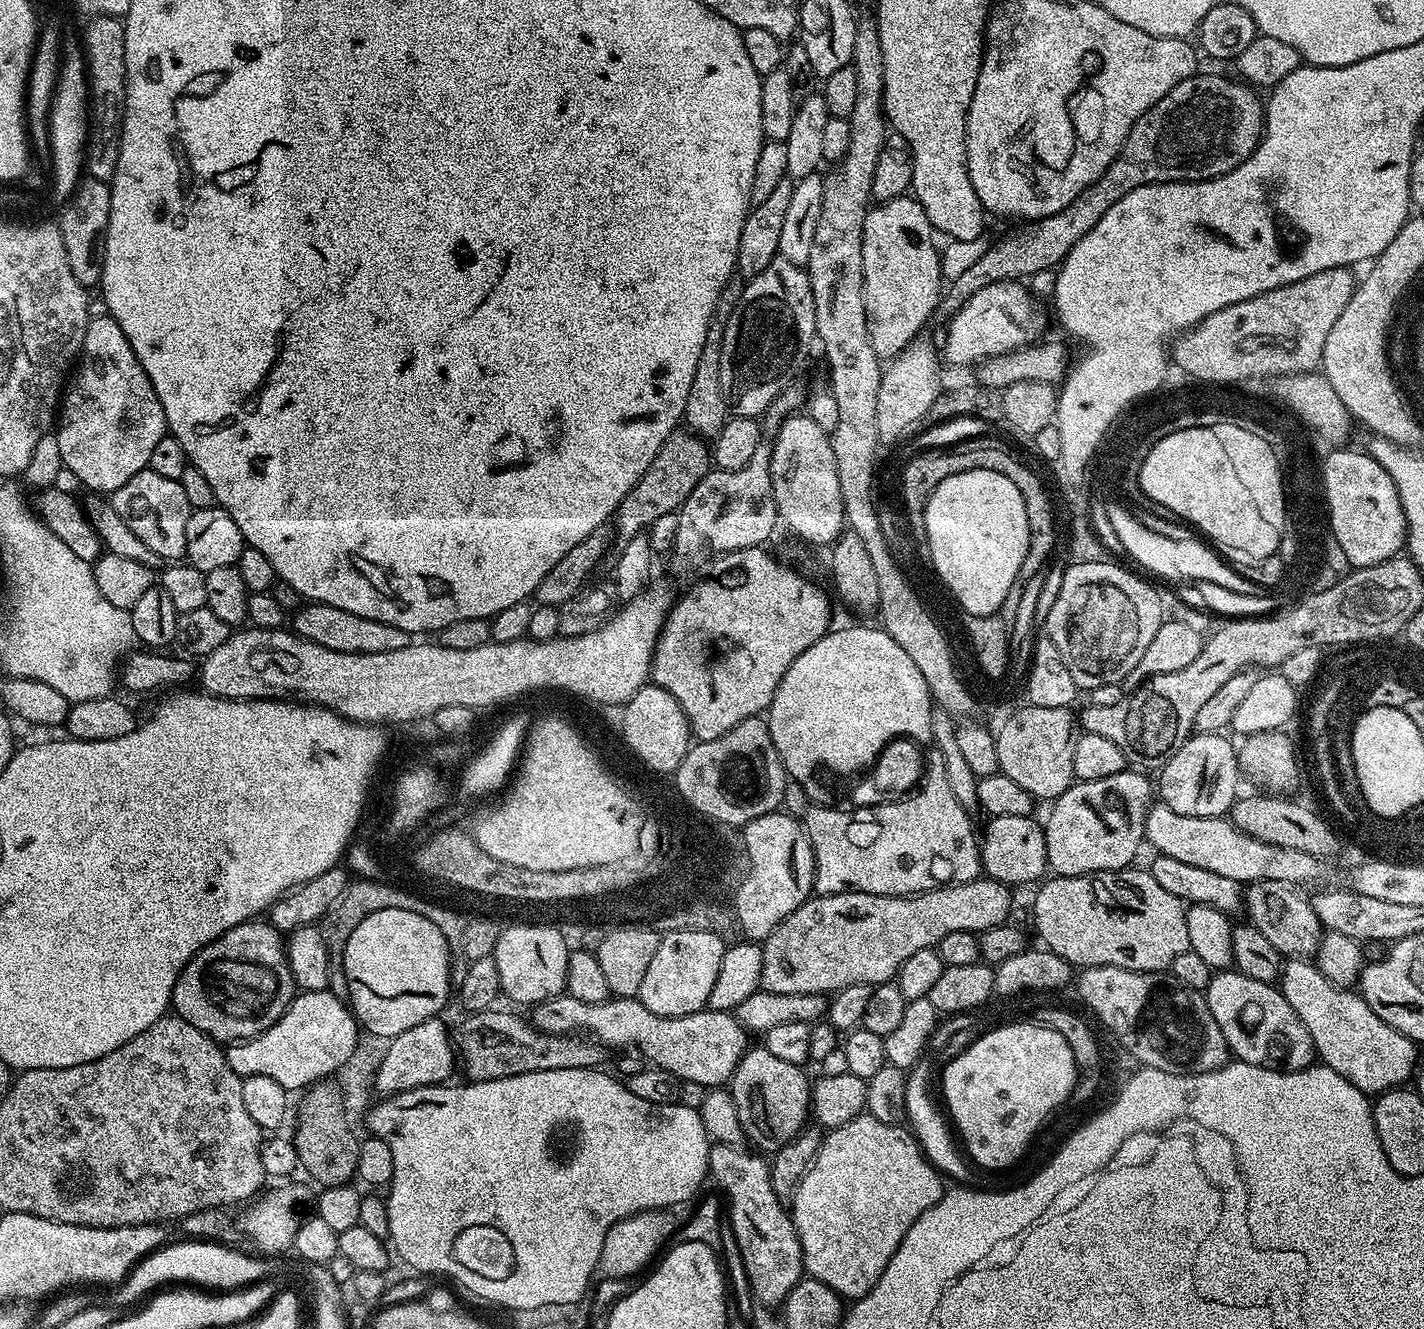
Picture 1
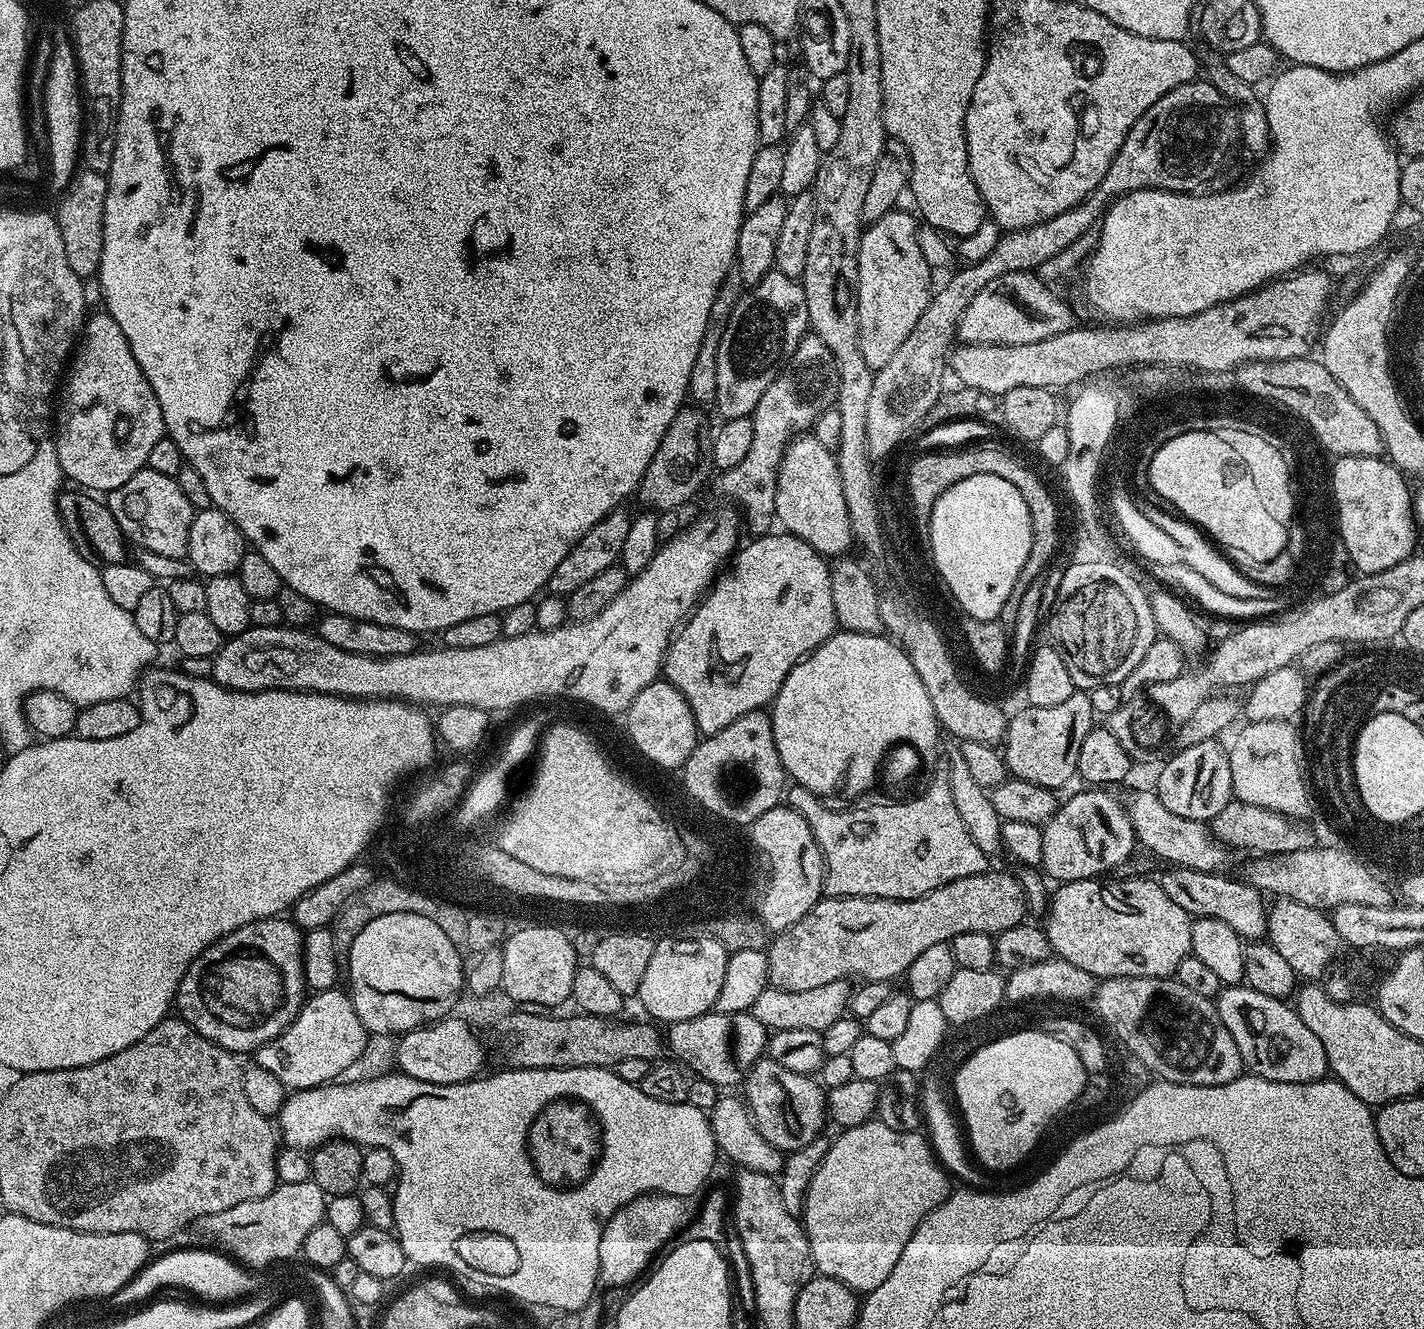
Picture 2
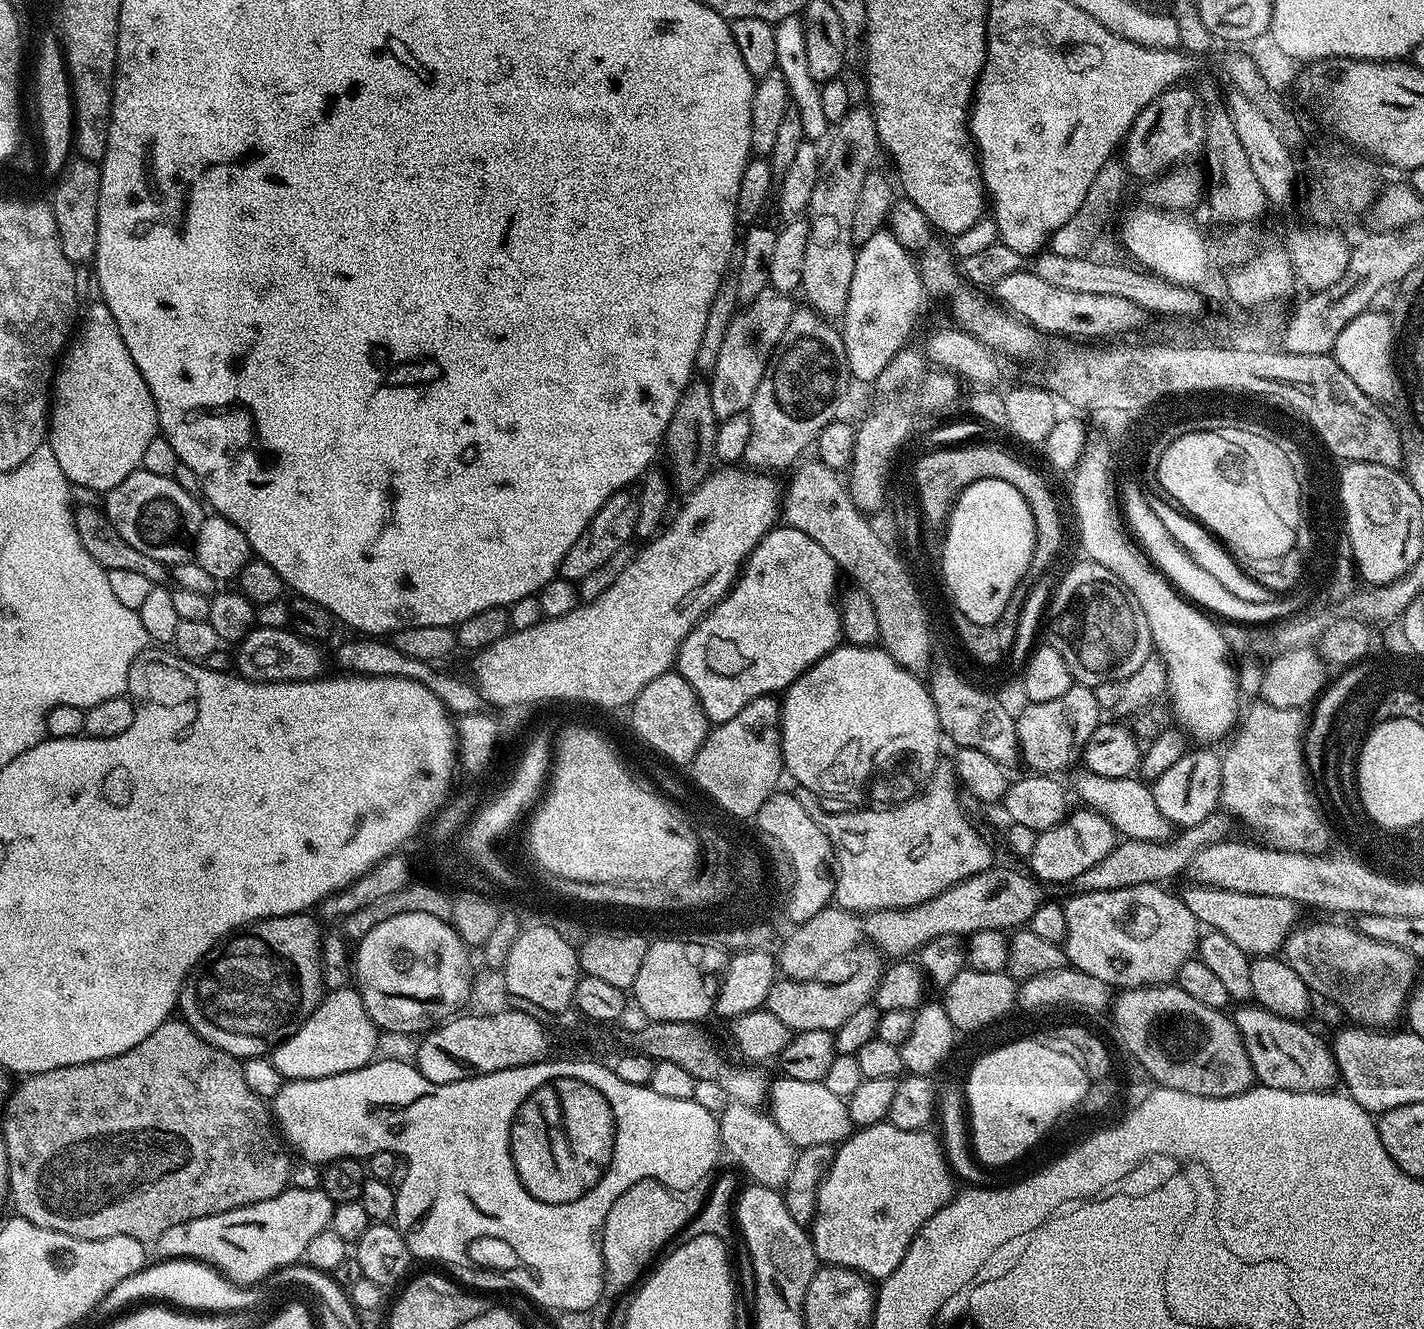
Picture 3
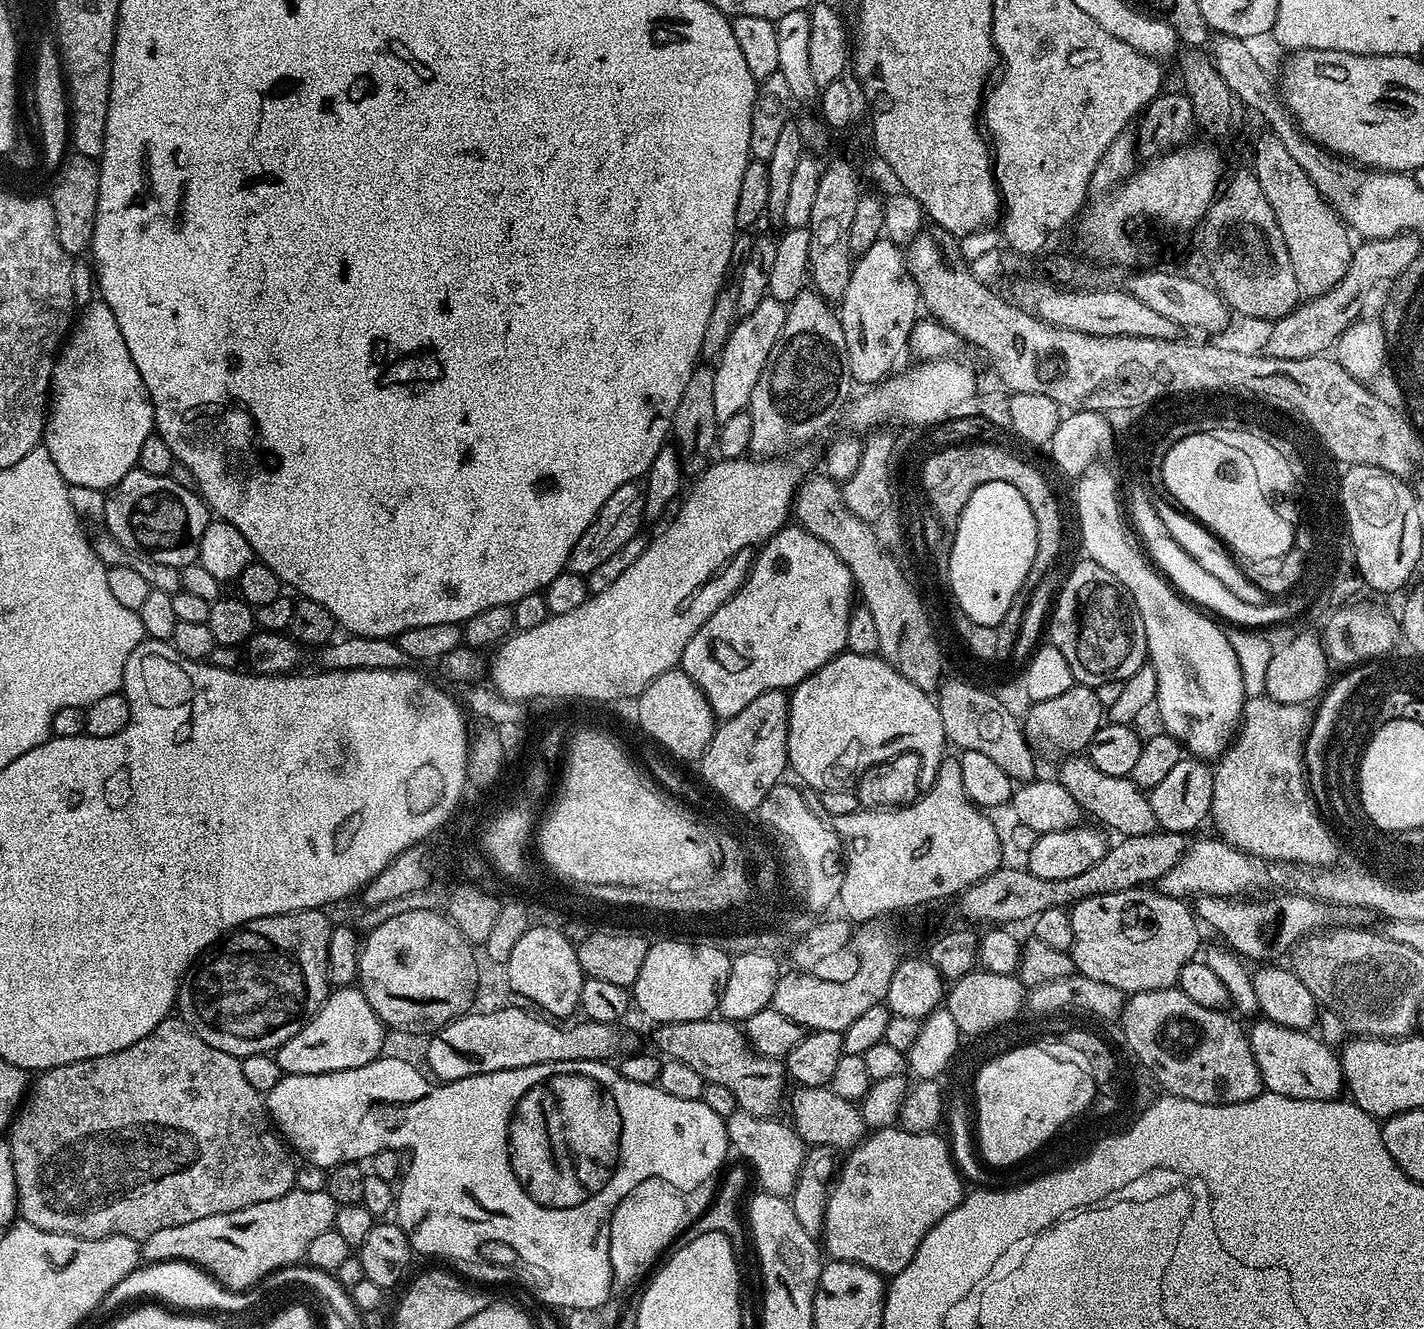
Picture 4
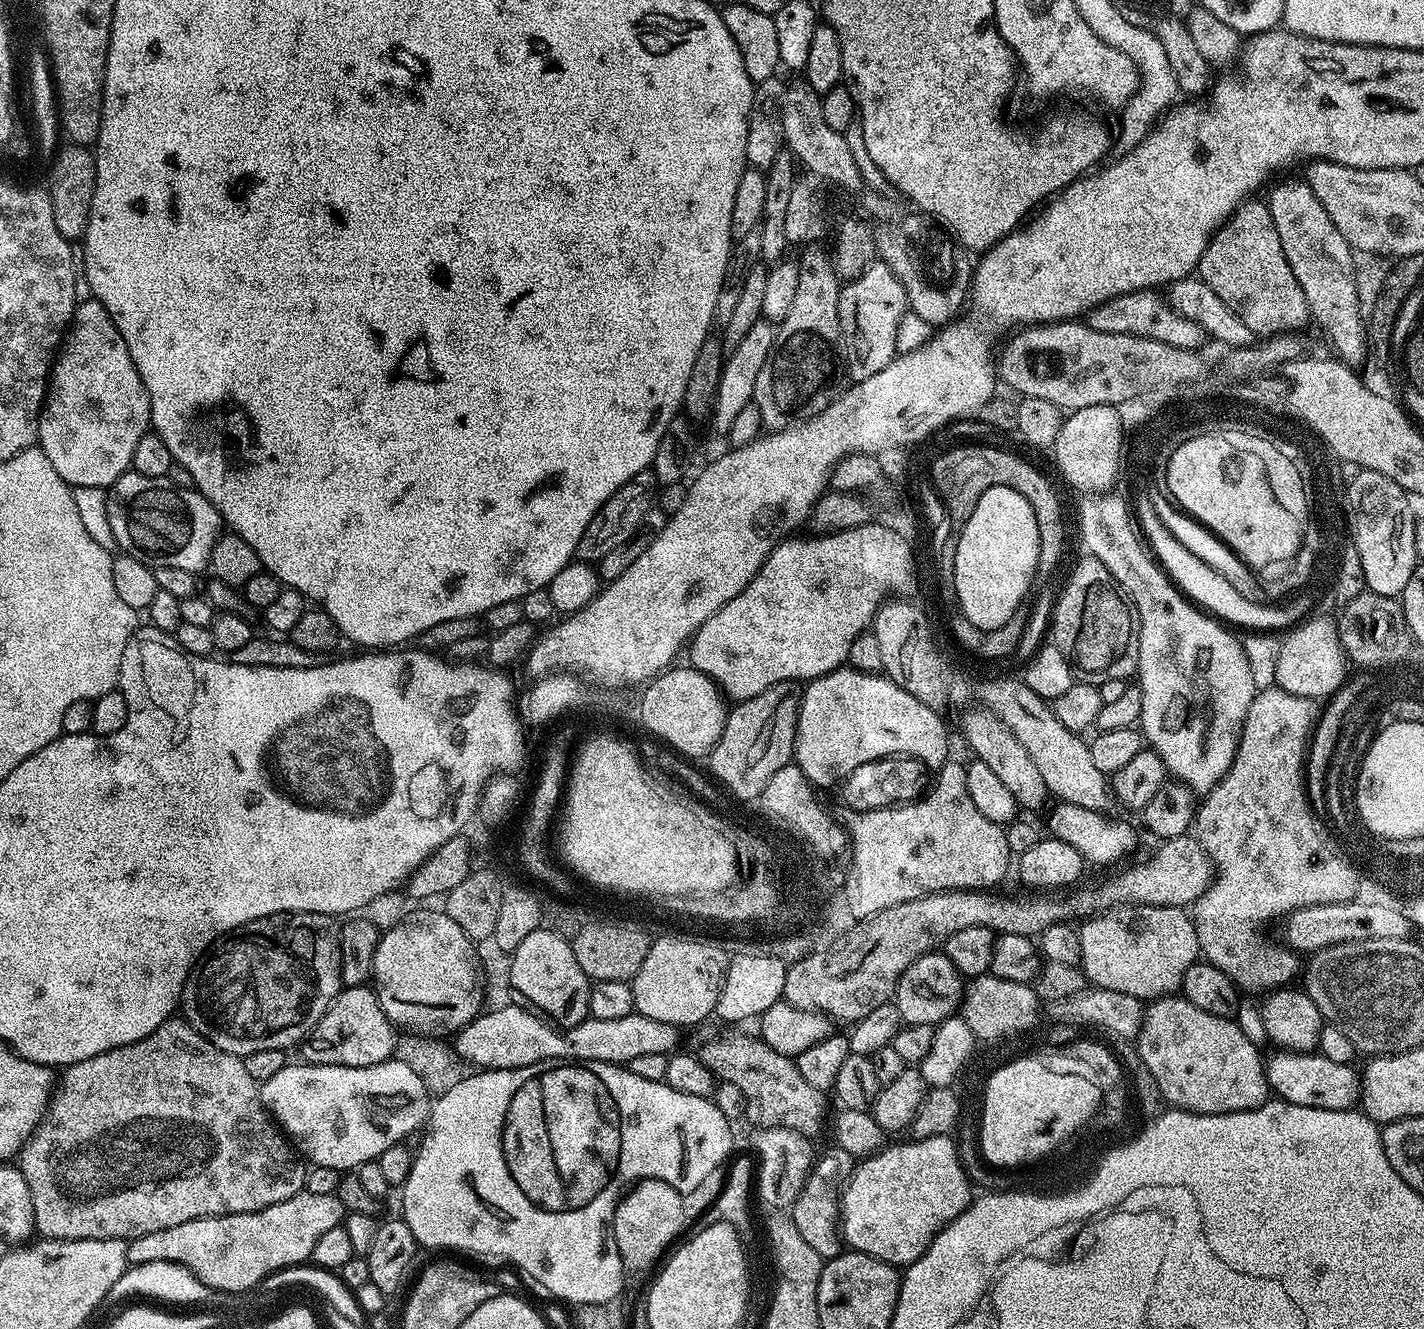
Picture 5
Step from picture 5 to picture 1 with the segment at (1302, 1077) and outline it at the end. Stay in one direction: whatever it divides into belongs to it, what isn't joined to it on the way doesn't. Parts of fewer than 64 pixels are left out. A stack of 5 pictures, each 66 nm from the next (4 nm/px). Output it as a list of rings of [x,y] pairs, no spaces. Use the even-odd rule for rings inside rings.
[[[1220,970],[1213,975],[1208,984],[1206,999],[1210,1006],[1210,1014],[1214,1014],[1214,1022],[1218,1022],[1218,1030],[1222,1030],[1222,1038],[1226,1038],[1228,1051],[1235,1059],[1263,1068],[1278,1068],[1282,1072],[1297,1072],[1309,1068],[1317,1059],[1310,1030],[1302,1026],[1302,1018],[1294,1014],[1294,1006],[1286,1002],[1275,983],[1258,982],[1258,978],[1250,978],[1235,970]]]

